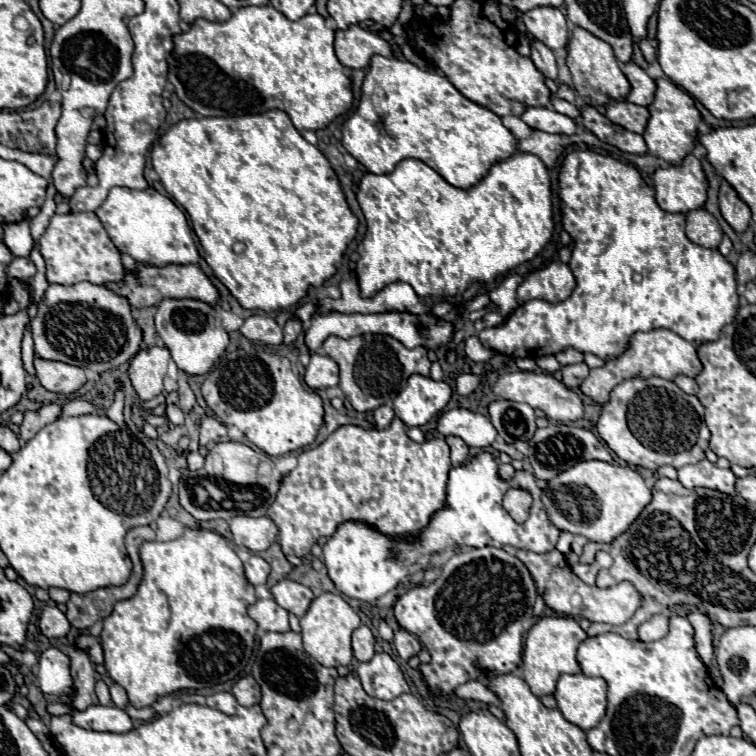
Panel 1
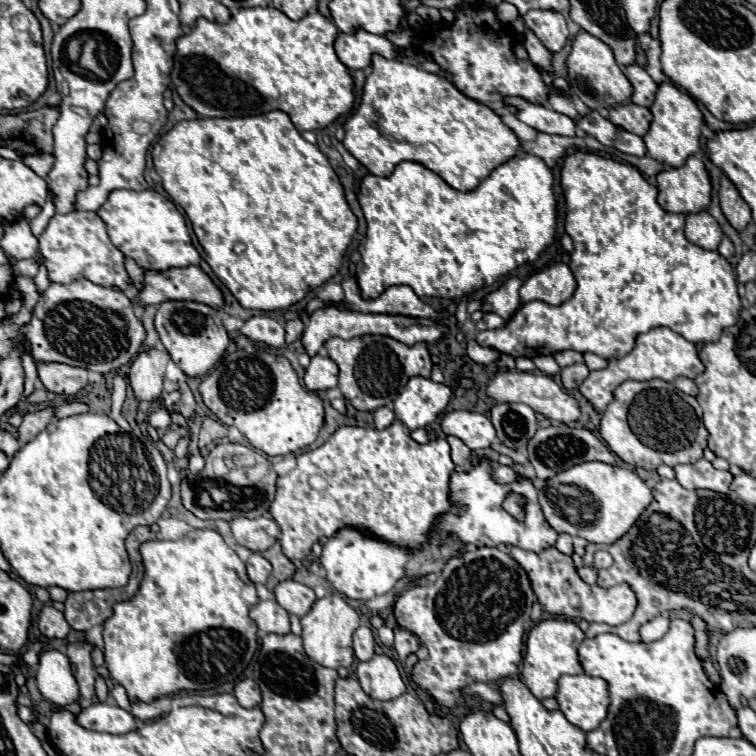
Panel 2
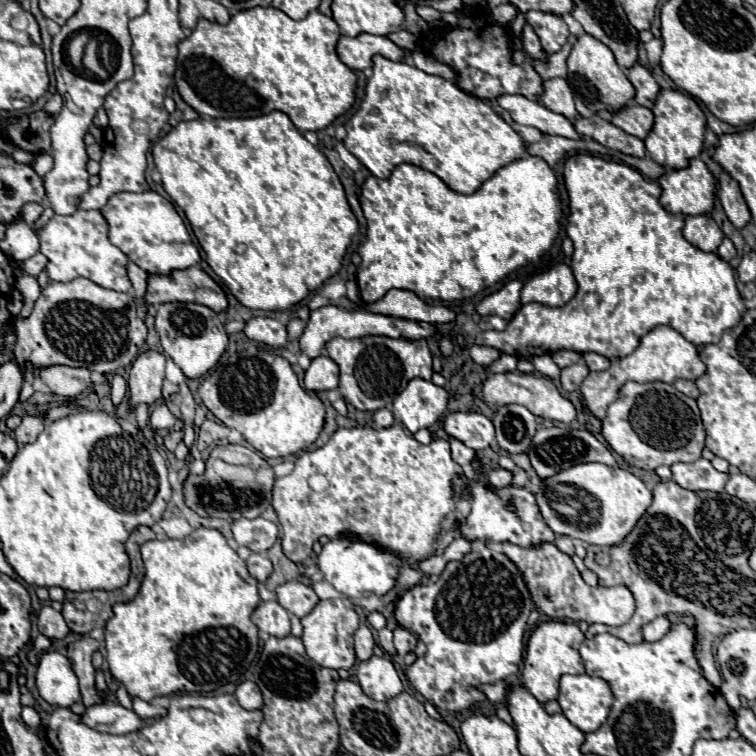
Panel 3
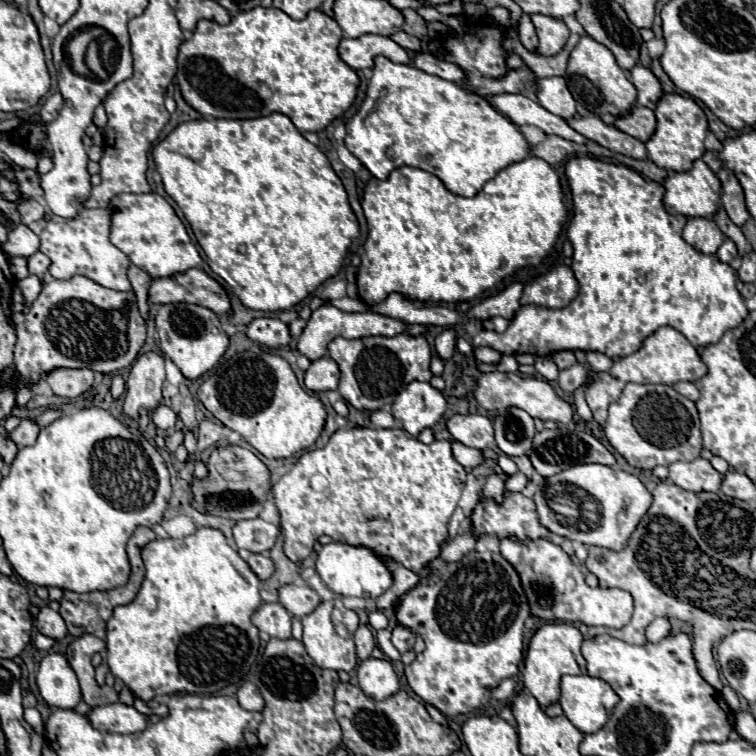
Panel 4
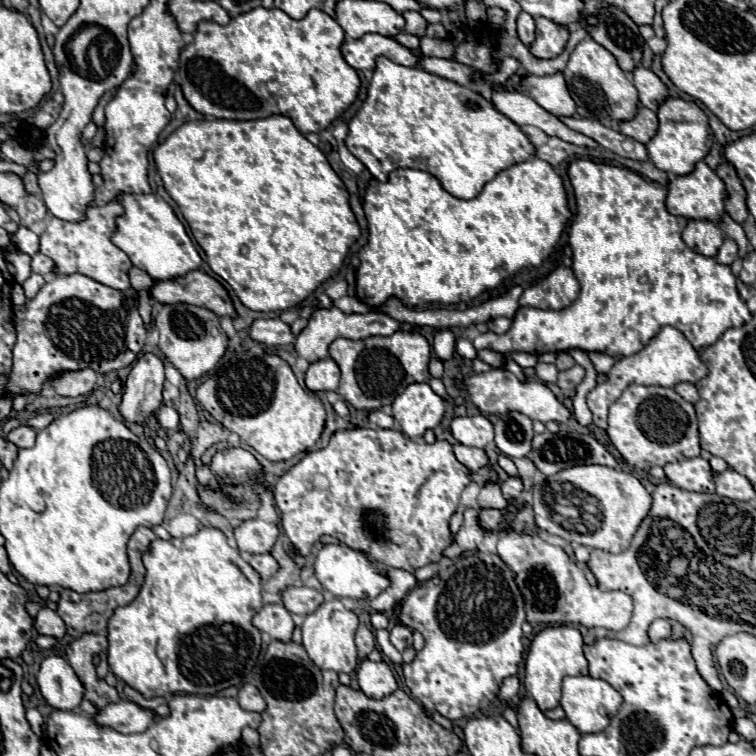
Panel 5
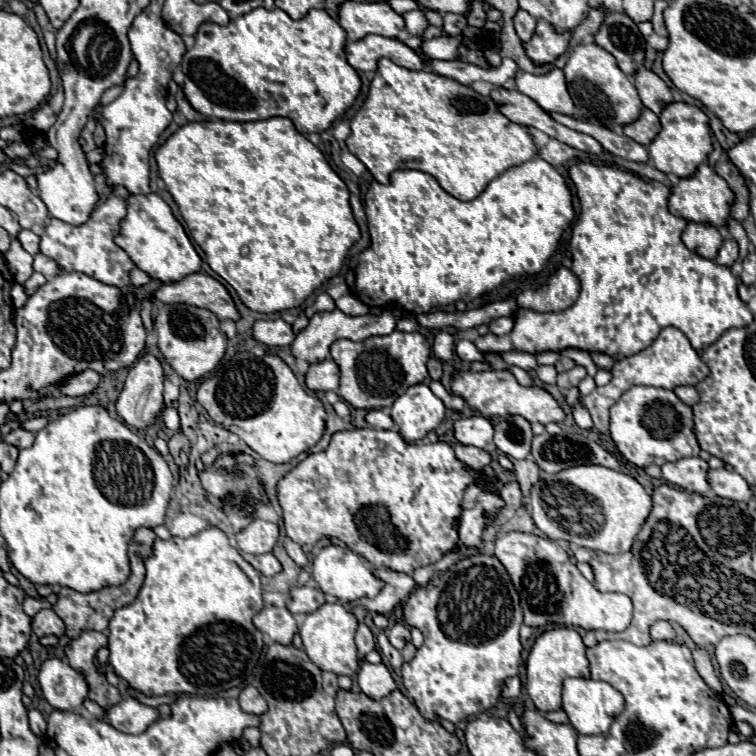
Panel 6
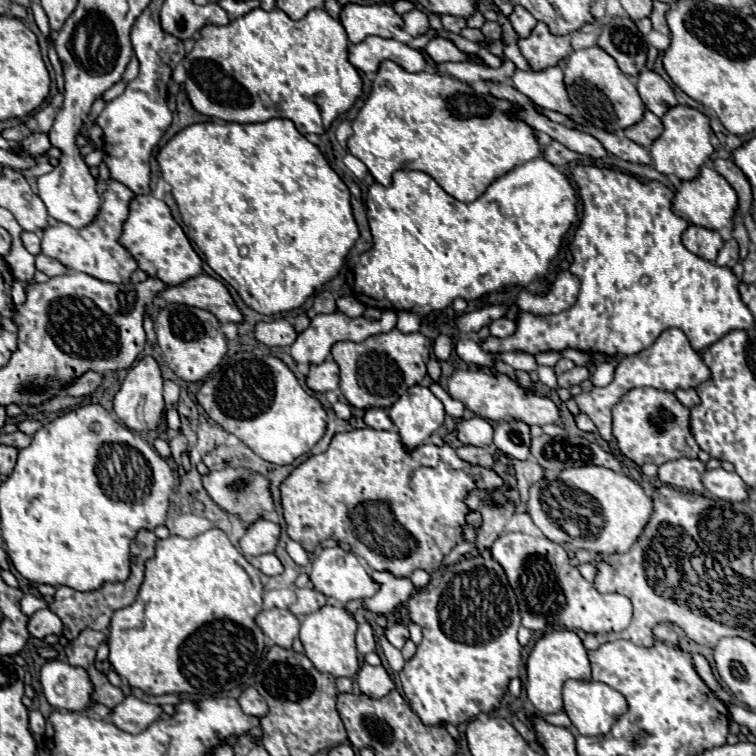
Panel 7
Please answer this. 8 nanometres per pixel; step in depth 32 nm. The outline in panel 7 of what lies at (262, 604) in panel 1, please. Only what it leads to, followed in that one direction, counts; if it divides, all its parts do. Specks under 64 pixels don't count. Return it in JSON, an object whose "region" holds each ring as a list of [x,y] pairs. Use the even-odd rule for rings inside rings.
{"region":[[[270,608],[262,610],[256,616],[258,628],[278,646],[292,648],[292,640],[298,636],[300,622],[290,610],[280,610],[280,608]]]}

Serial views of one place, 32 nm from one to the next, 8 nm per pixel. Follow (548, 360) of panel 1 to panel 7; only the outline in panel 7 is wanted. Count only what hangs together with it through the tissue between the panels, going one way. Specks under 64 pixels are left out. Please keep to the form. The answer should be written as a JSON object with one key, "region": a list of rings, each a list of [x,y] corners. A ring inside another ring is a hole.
{"region":[[[538,366],[537,374],[540,382],[552,389],[558,388],[557,377],[552,367]]]}

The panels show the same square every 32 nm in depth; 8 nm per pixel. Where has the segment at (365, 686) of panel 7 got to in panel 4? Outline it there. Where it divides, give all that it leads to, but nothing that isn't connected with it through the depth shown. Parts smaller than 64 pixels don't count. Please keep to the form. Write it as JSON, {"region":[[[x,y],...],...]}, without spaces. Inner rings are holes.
{"region":[[[368,658],[358,664],[358,684],[374,700],[386,700],[400,692],[400,680],[392,664],[384,658]]]}

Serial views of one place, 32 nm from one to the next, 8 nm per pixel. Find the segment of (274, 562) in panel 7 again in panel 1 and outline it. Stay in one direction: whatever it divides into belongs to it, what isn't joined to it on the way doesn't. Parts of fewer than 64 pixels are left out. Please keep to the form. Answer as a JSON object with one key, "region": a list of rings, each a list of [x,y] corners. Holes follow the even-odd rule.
{"region":[[[250,556],[250,560],[244,564],[244,572],[246,572],[246,578],[248,578],[250,584],[254,584],[254,586],[256,584],[266,584],[270,566],[260,556]]]}

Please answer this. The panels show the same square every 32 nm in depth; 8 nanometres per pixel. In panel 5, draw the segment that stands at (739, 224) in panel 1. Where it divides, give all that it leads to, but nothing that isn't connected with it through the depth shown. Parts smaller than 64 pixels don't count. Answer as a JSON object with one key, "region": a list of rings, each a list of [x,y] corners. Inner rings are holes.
{"region":[[[720,164],[716,174],[724,180],[726,184],[726,212],[728,216],[742,224],[748,218],[748,208],[746,208],[746,192],[742,188],[740,178],[736,176],[736,170],[730,164]]]}

